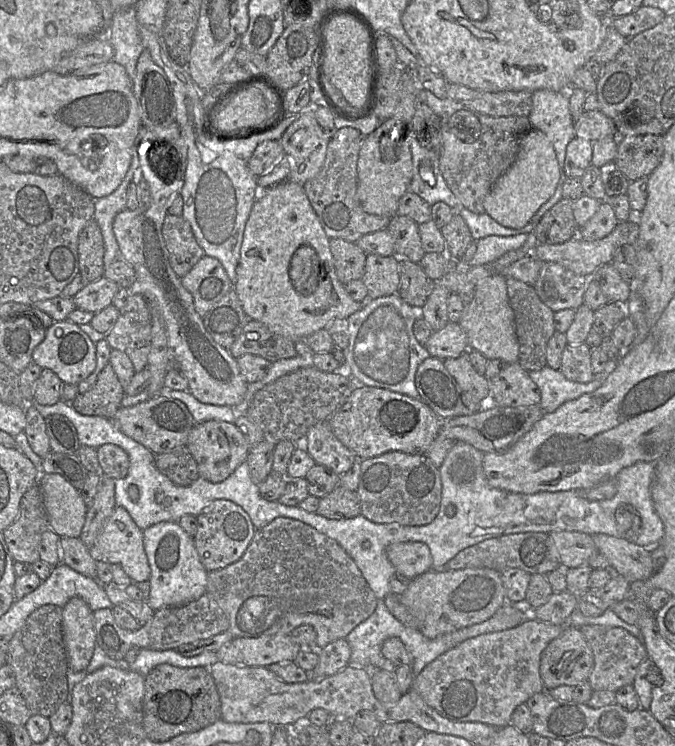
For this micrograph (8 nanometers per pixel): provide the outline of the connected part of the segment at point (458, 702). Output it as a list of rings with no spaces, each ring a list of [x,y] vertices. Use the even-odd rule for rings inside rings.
[[[529,617],[520,625],[467,639],[430,662],[413,679],[412,687],[427,705],[441,716],[454,722],[481,722],[502,728],[511,724],[515,708],[526,703],[533,695],[545,691],[540,676],[540,659],[543,650],[570,623],[551,624]]]

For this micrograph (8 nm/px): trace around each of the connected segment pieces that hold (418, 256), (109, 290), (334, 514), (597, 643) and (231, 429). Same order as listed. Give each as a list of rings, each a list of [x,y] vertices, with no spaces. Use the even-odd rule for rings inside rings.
[[[396,214],[386,229],[394,239],[394,255],[419,264],[425,251],[422,248],[418,224],[407,216]]]
[[[103,276],[95,282],[88,283],[74,296],[73,301],[76,309],[98,313],[112,305],[119,289],[119,285]]]
[[[338,485],[332,492],[319,499],[317,514],[329,519],[350,519],[361,514],[357,491]]]
[[[582,625],[579,628],[594,656],[594,667],[588,678],[593,691],[616,692],[623,686],[633,684],[640,663],[648,656],[642,640],[621,627]]]
[[[209,420],[194,424],[191,429],[186,447],[197,463],[199,476],[212,483],[219,483],[229,477],[244,461],[250,446],[239,428],[234,423]]]

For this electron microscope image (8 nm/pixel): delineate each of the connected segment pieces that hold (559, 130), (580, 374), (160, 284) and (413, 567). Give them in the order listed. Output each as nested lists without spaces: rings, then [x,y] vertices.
[[[539,89],[532,92],[532,108],[528,117],[532,128],[542,131],[553,144],[560,171],[560,179],[558,181],[555,193],[536,211],[528,222],[533,222],[536,226],[542,216],[563,197],[563,185],[567,178],[564,169],[566,149],[569,142],[576,137],[576,133],[574,128],[574,120],[569,109],[567,92],[556,92],[548,89]]]
[[[567,344],[563,350],[560,372],[569,380],[580,383],[592,381],[591,349],[585,344]]]
[[[176,122],[153,127],[141,125],[139,136],[143,141],[143,149],[147,149],[147,153],[144,152],[144,165],[139,164],[139,177],[149,185],[151,201],[149,205],[132,211],[126,209],[115,217],[113,232],[121,257],[136,273],[134,291],[139,292],[149,304],[157,306],[161,311],[167,333],[170,365],[187,379],[188,391],[201,403],[234,407],[244,399],[248,383],[240,372],[236,358],[229,350],[217,344],[206,330],[203,318],[195,309],[193,296],[182,285],[181,278],[170,265],[162,234],[168,208],[175,195],[180,193],[184,182],[187,145]]]
[[[423,542],[394,543],[386,548],[386,554],[396,573],[410,580],[432,568],[429,547]]]

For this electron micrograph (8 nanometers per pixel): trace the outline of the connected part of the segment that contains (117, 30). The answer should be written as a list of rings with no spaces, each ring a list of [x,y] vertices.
[[[126,7],[115,12],[110,25],[106,39],[114,50],[112,61],[122,65],[133,82],[138,58],[144,50],[135,7]]]

